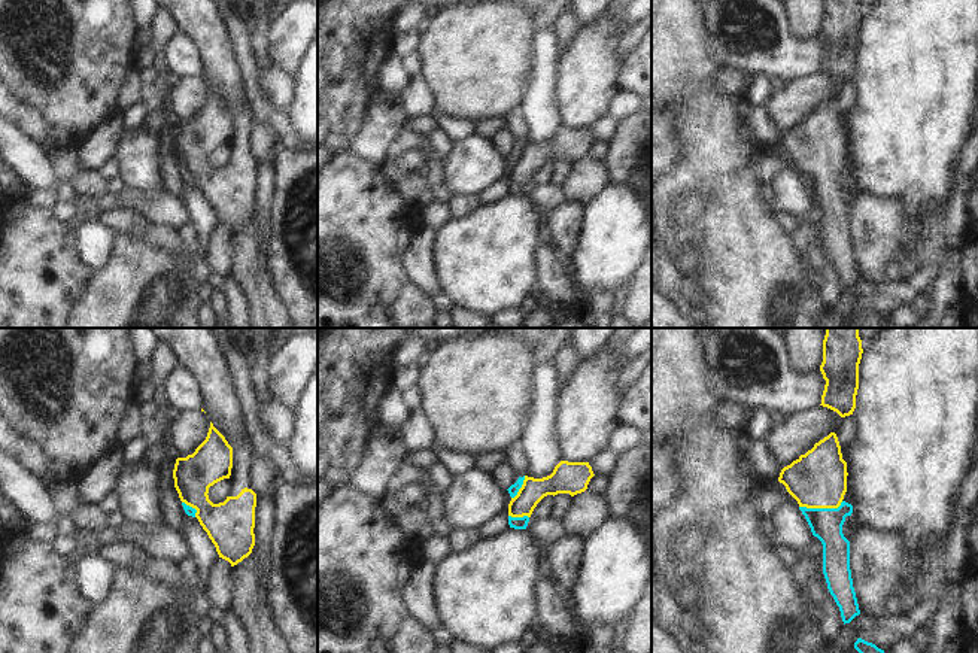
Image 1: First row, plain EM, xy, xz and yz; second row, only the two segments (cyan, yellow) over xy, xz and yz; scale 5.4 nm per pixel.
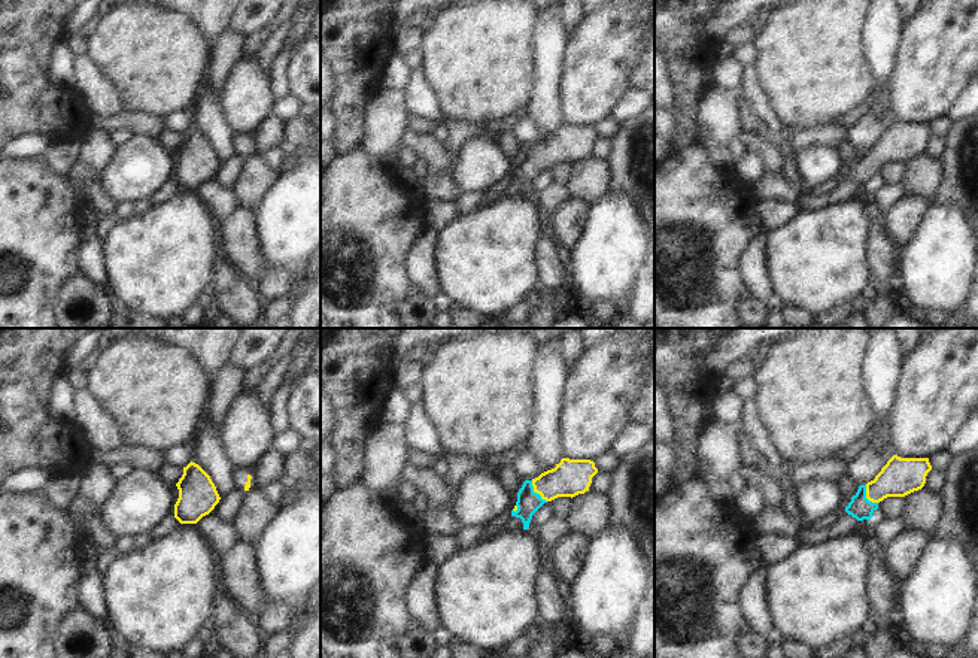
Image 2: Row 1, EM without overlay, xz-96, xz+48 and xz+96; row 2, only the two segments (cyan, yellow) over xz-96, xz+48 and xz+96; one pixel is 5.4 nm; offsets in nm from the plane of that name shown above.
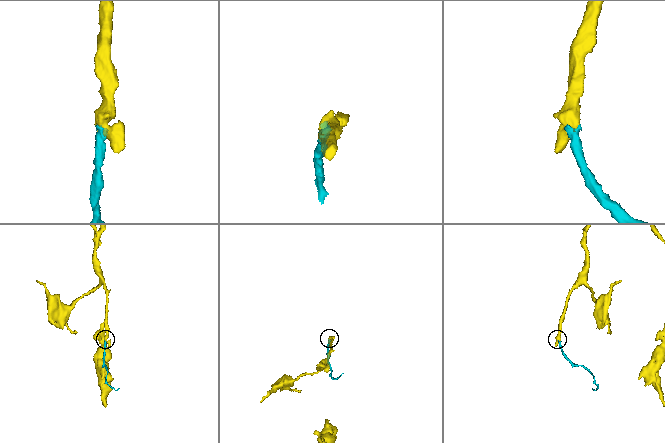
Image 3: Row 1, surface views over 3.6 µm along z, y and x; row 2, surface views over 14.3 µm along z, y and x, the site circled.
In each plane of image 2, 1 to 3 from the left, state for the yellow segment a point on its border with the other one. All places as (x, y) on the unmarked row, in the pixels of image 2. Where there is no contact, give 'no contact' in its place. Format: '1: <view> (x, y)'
1: no contact
2: xz+48 (535, 158)
3: xz+96 (865, 163)

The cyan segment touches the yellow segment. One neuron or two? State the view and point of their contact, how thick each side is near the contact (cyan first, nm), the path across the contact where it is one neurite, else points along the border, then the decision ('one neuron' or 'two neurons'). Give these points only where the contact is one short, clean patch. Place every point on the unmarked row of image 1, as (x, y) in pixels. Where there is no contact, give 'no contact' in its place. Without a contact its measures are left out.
contact yz (820, 175); calibres 180 and 300 nm; way yz (826, 190), (826, 181), (820, 175), (817, 145); one neuron

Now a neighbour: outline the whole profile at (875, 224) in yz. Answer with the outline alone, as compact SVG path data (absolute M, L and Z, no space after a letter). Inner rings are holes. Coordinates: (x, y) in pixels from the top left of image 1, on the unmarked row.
M860 192L850 207L850 236L860 280L872 288L890 282L887 265L895 259L903 233L903 206L897 200Z

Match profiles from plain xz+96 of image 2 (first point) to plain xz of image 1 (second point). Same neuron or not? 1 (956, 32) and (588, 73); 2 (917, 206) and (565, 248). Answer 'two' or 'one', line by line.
1: one
2: one

